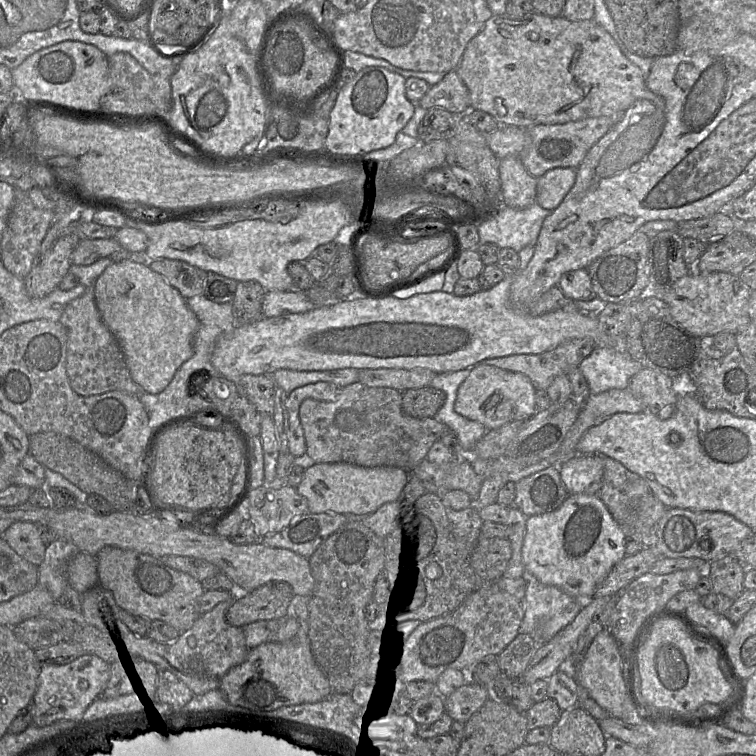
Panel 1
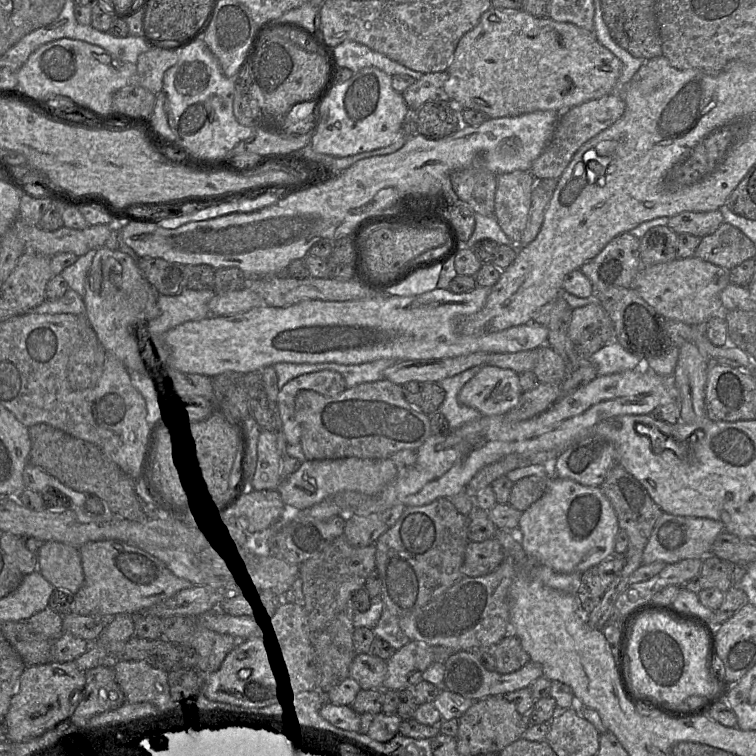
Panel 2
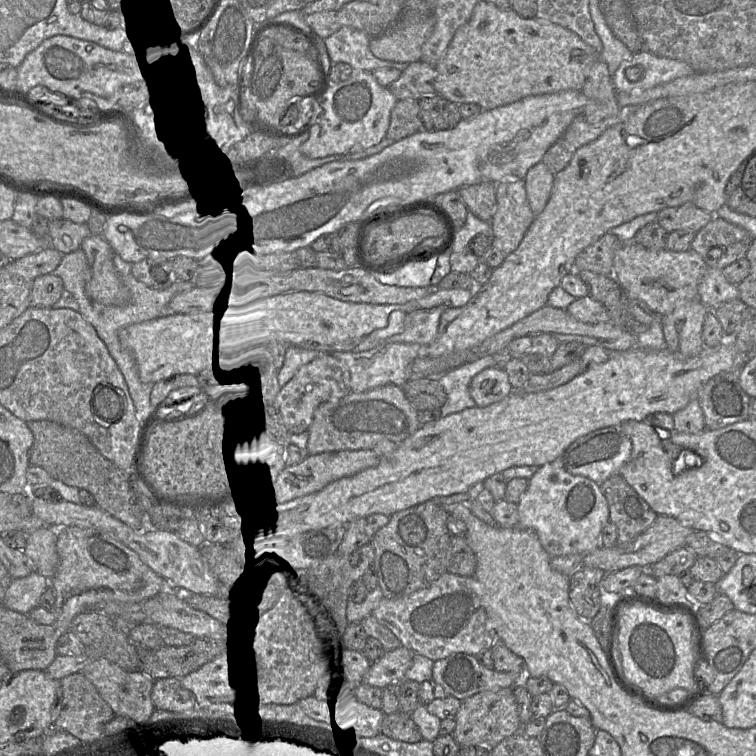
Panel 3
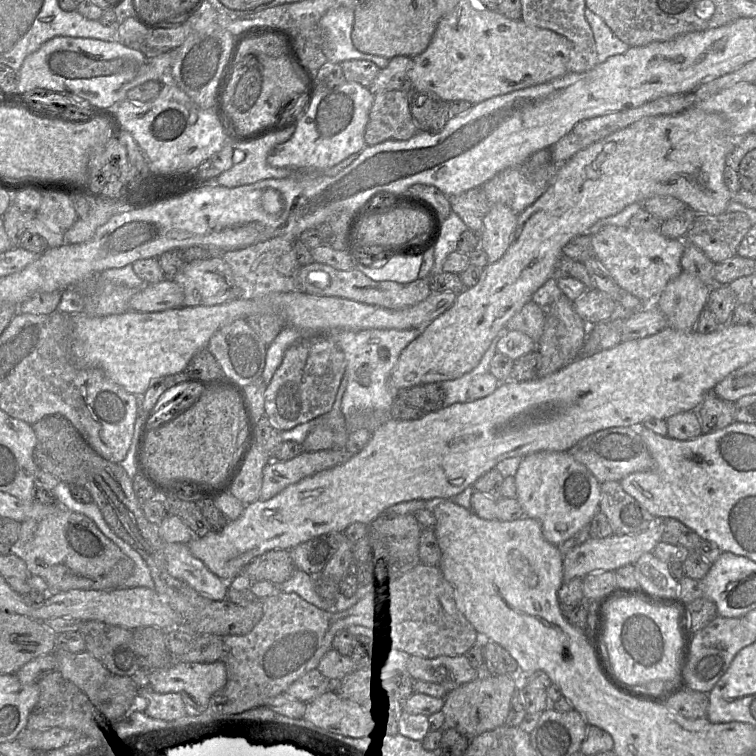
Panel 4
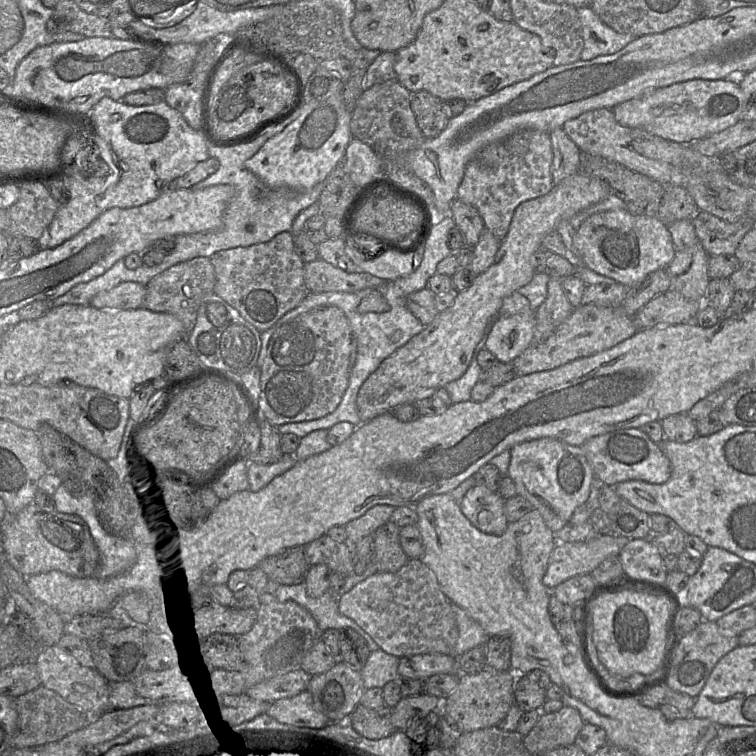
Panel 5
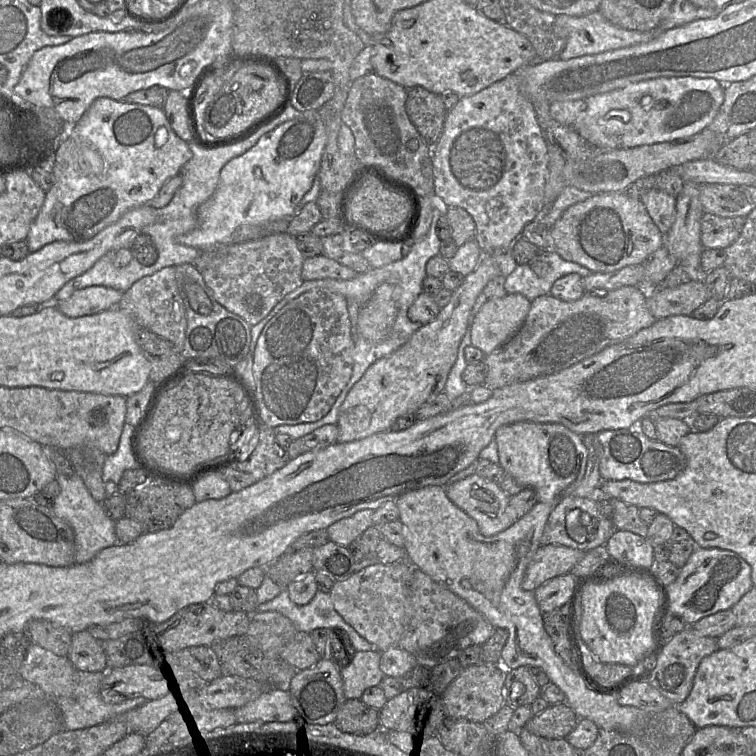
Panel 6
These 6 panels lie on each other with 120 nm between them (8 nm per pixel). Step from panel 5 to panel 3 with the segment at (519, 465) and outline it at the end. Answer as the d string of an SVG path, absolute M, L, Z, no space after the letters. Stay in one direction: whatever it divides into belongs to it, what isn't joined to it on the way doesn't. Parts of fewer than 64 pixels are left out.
M546 463L528 479L526 491L517 504L520 528L534 531L550 557L586 555L600 547L601 531L610 521L609 506L594 481Z

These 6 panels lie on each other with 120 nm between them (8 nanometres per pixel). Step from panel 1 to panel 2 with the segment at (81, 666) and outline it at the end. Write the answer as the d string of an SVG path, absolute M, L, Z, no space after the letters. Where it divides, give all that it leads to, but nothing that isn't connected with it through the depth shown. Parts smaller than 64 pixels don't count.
M74 661L27 666L2 718L7 728L6 740L10 743L26 741L68 720L81 699L84 686L85 672L79 670Z

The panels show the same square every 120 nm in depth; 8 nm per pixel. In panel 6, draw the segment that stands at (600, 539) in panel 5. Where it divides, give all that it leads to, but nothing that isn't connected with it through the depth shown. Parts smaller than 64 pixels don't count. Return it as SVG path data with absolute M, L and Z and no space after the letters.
M563 545L540 546L526 569L521 586L526 591L534 591L548 580L571 572L584 556L585 551Z

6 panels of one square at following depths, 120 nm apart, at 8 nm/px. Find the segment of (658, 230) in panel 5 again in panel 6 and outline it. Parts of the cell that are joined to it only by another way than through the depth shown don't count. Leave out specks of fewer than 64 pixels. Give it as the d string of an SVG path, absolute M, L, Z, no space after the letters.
M602 192L567 208L550 227L553 251L564 260L577 263L591 272L607 273L630 265L643 264L647 257L665 245L665 234L653 222L640 199L627 192Z

